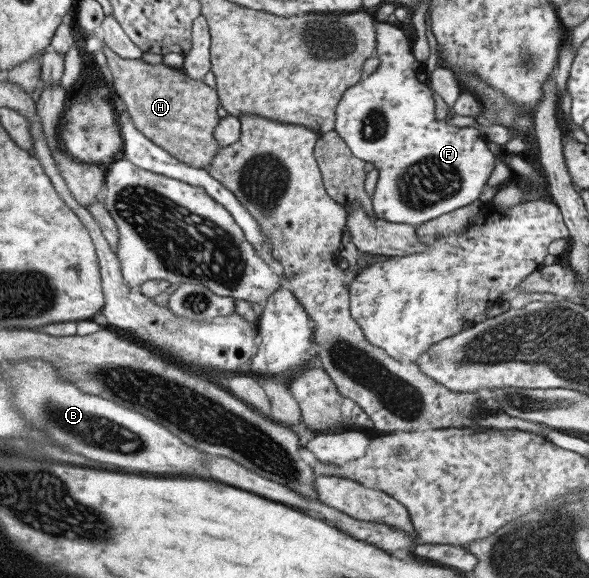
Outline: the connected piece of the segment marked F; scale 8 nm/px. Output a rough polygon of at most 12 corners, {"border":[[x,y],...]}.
{"border":[[376,25],[375,71],[332,129],[377,169],[359,252],[426,249],[414,227],[477,199],[495,165],[435,117],[424,64]]}

